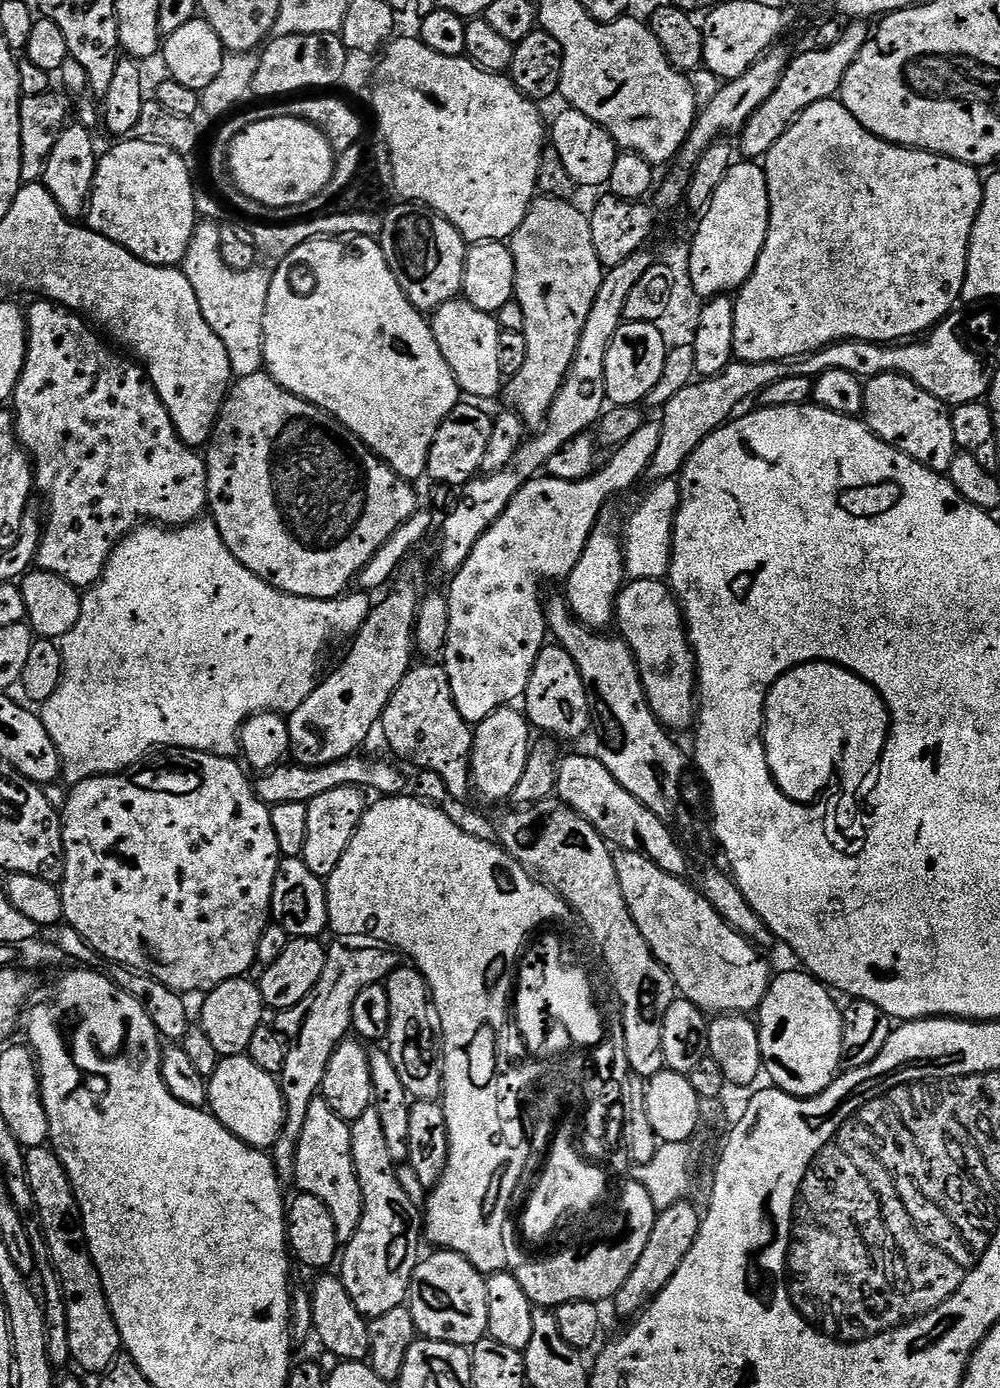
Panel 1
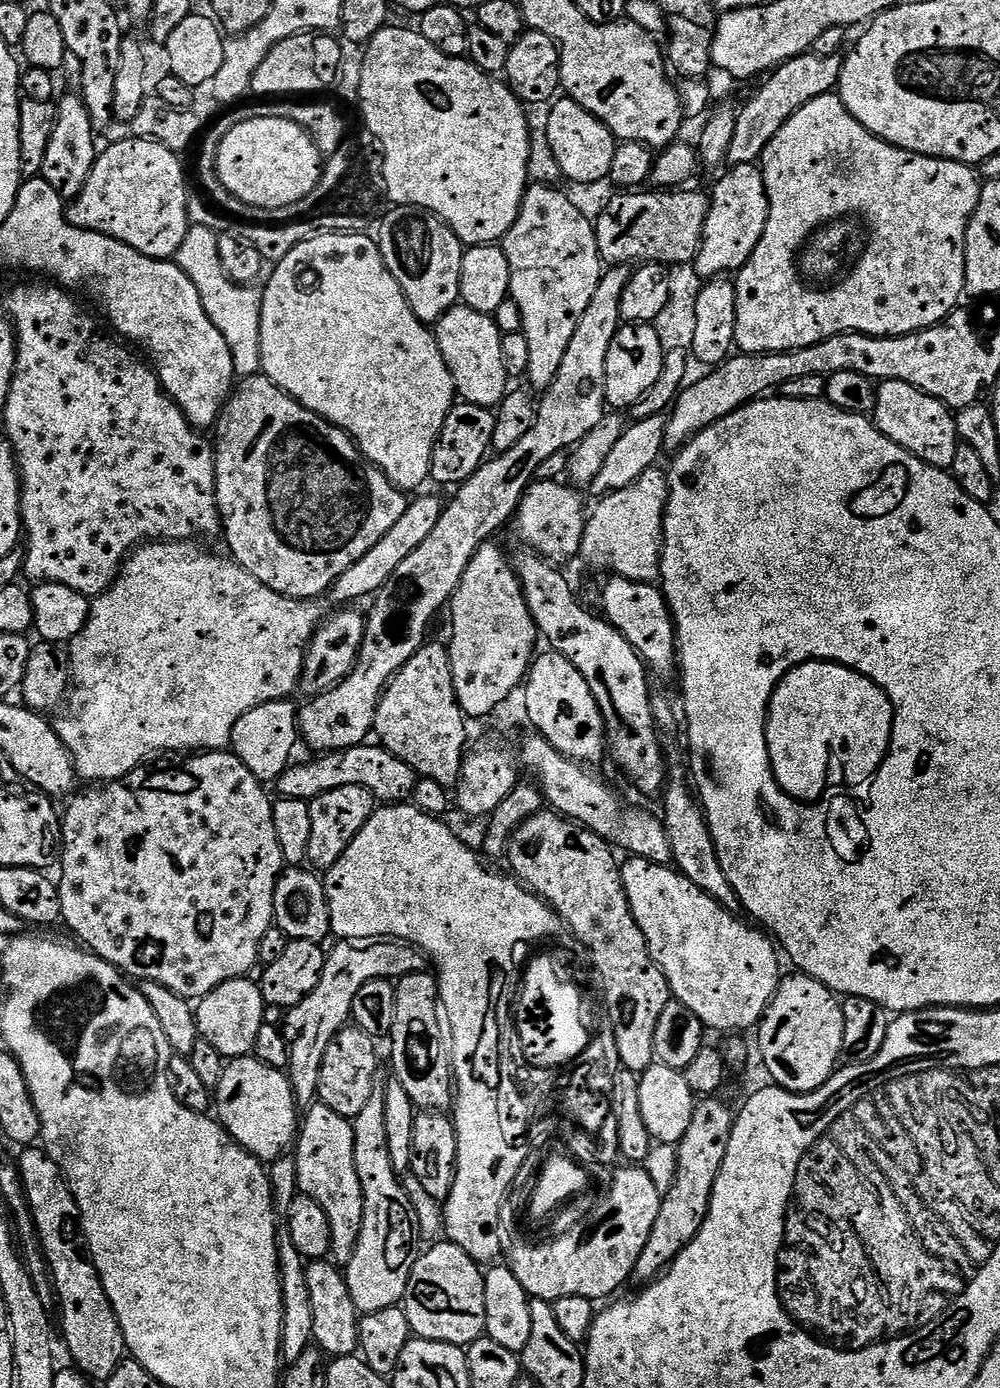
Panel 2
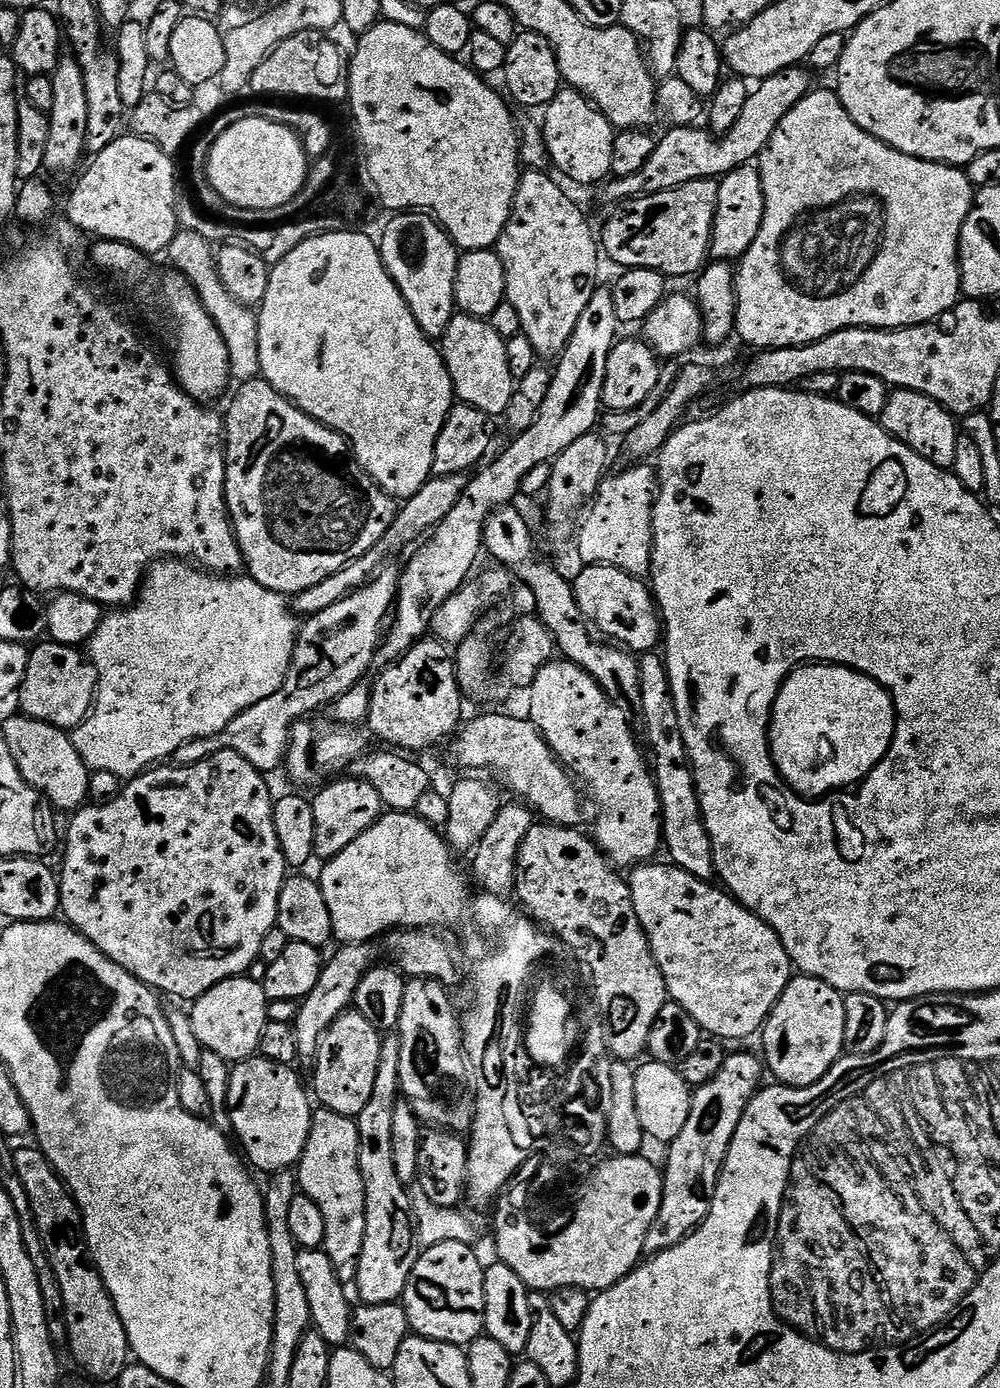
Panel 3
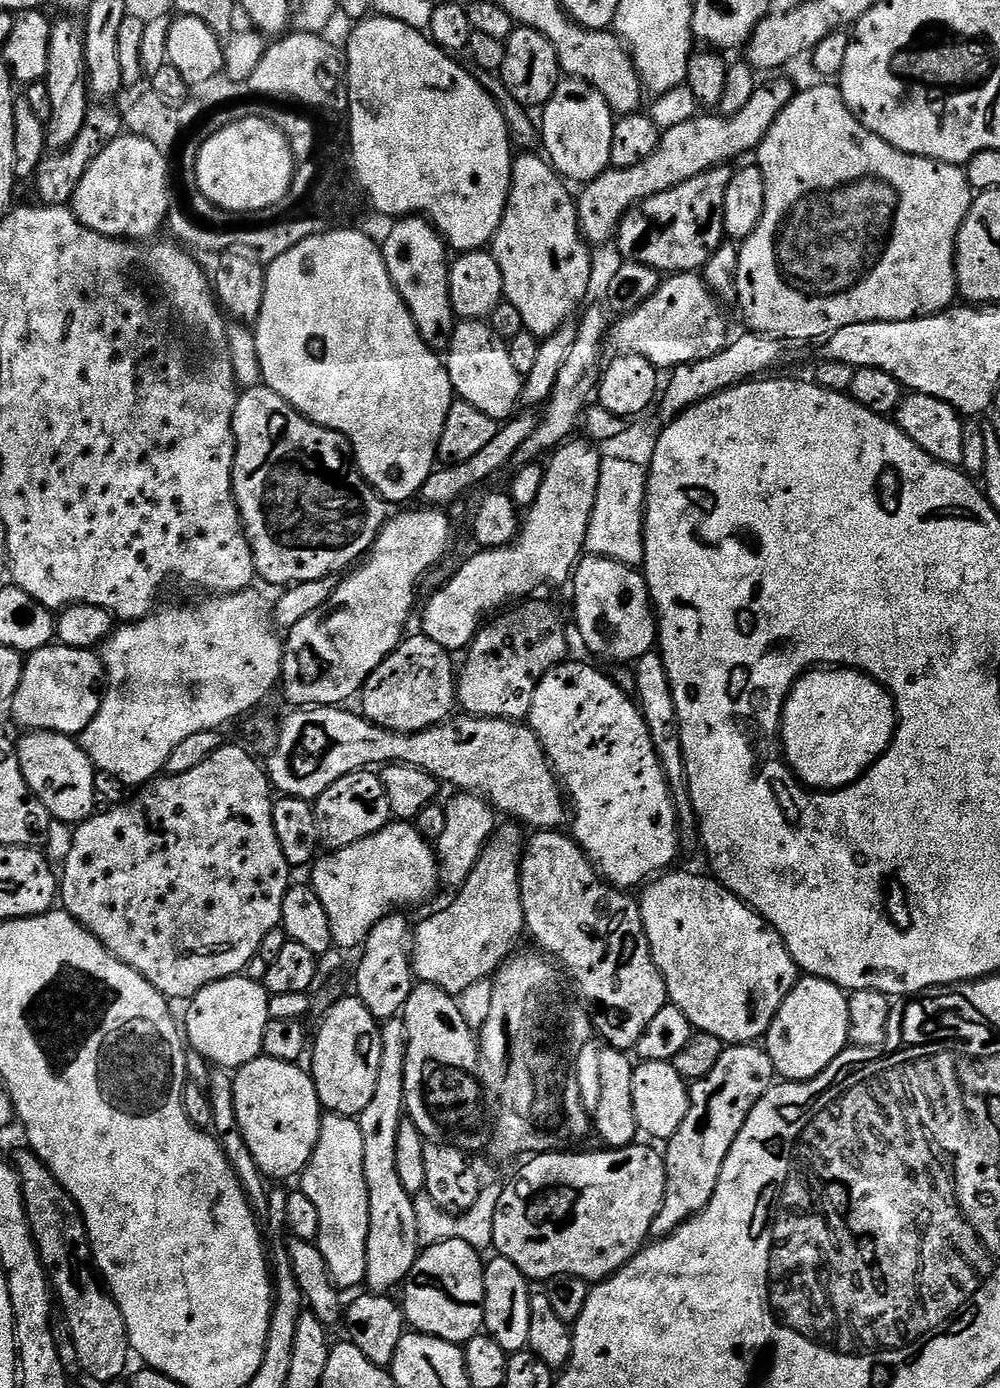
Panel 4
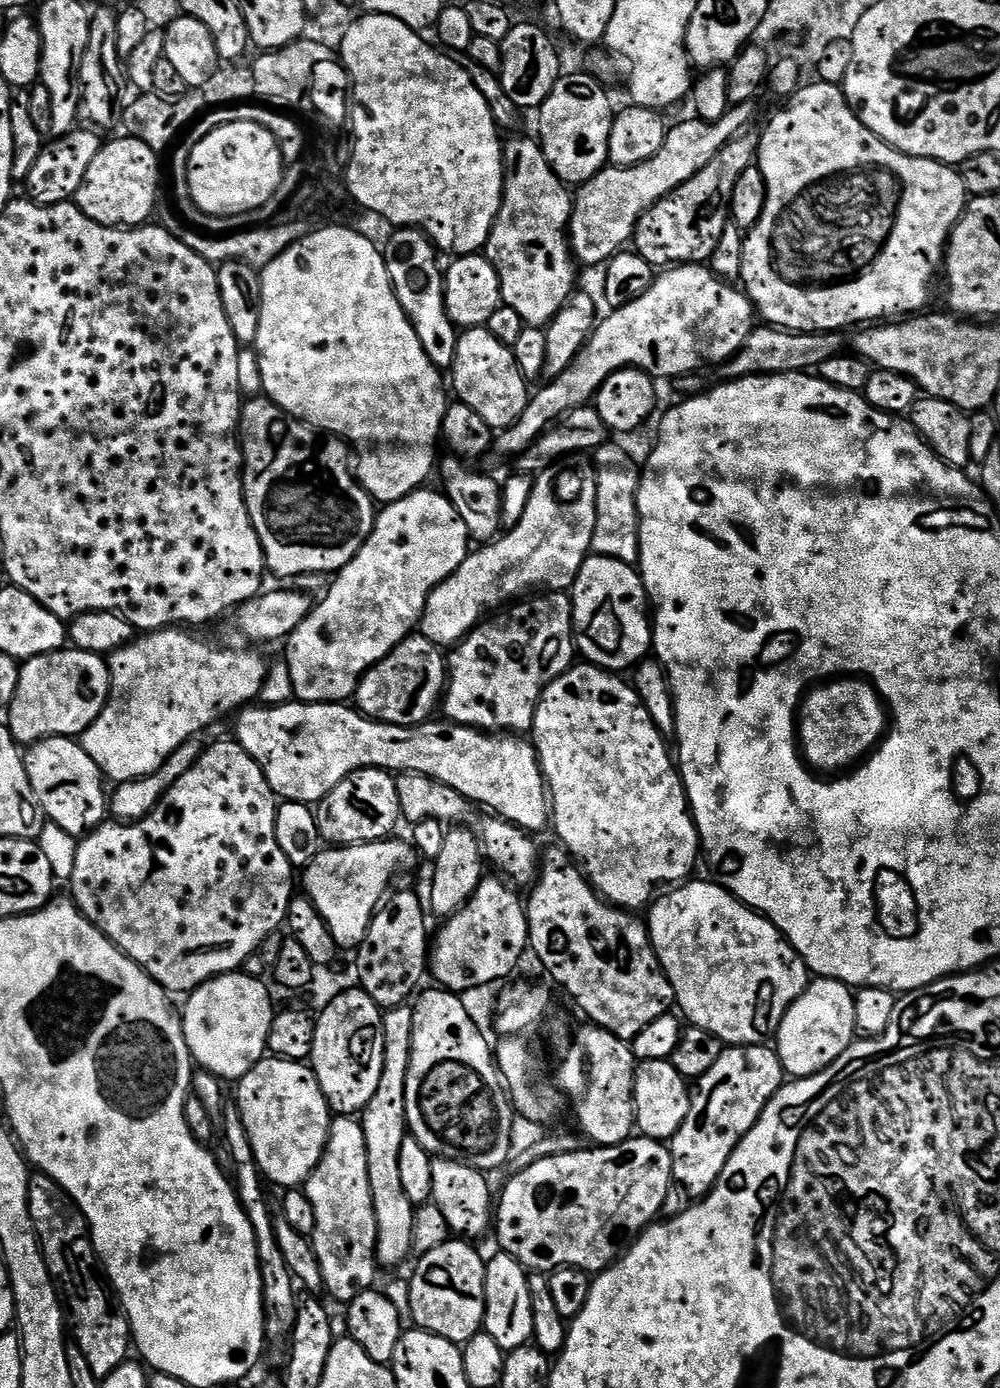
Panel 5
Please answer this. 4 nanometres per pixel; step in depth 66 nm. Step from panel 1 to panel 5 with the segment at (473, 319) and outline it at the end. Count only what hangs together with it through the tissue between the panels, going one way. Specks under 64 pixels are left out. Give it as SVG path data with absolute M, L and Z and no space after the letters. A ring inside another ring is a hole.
M487 327L465 328L456 337L456 353L450 369L450 388L459 403L470 406L493 430L514 426L522 418L530 399L530 384L525 380L511 347L503 344Z

